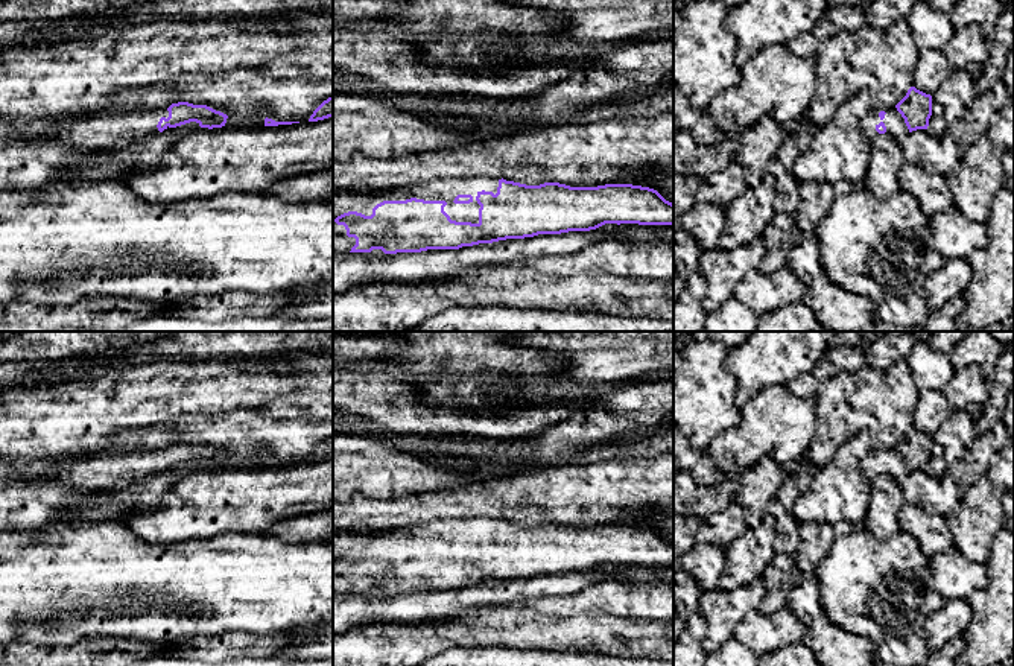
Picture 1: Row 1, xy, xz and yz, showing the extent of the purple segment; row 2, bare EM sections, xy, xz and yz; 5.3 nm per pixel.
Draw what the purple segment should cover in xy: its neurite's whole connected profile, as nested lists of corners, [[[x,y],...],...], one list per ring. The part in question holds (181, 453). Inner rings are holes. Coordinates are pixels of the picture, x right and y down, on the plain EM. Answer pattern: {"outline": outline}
{"outline": [[[178,442],[169,449],[151,453],[79,461],[46,477],[59,479],[81,491],[105,491],[114,490],[123,482],[143,479],[190,462],[196,462],[201,468],[208,470],[222,468],[227,459],[227,455],[207,446]]]}

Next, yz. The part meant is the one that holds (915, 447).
{"outline": [[[911,427],[906,436],[886,452],[871,450],[859,464],[859,470],[867,480],[879,474],[889,474],[902,479],[912,471],[927,470],[932,456],[932,436]]]}

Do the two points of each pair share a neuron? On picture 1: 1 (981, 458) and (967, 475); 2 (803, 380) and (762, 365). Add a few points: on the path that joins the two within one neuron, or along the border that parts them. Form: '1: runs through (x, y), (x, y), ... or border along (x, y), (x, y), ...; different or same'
1: runs through (976, 463), (969, 470); same
2: border along (811, 370), (798, 374), (788, 385); different

